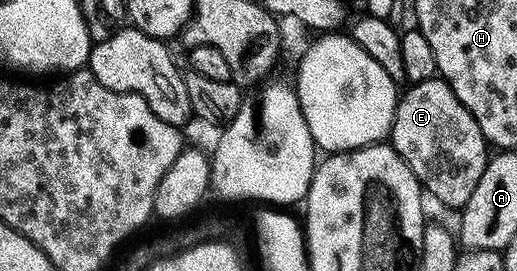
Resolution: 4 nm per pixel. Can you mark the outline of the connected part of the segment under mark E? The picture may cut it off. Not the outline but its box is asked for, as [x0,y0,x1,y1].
[390,78,490,210]

